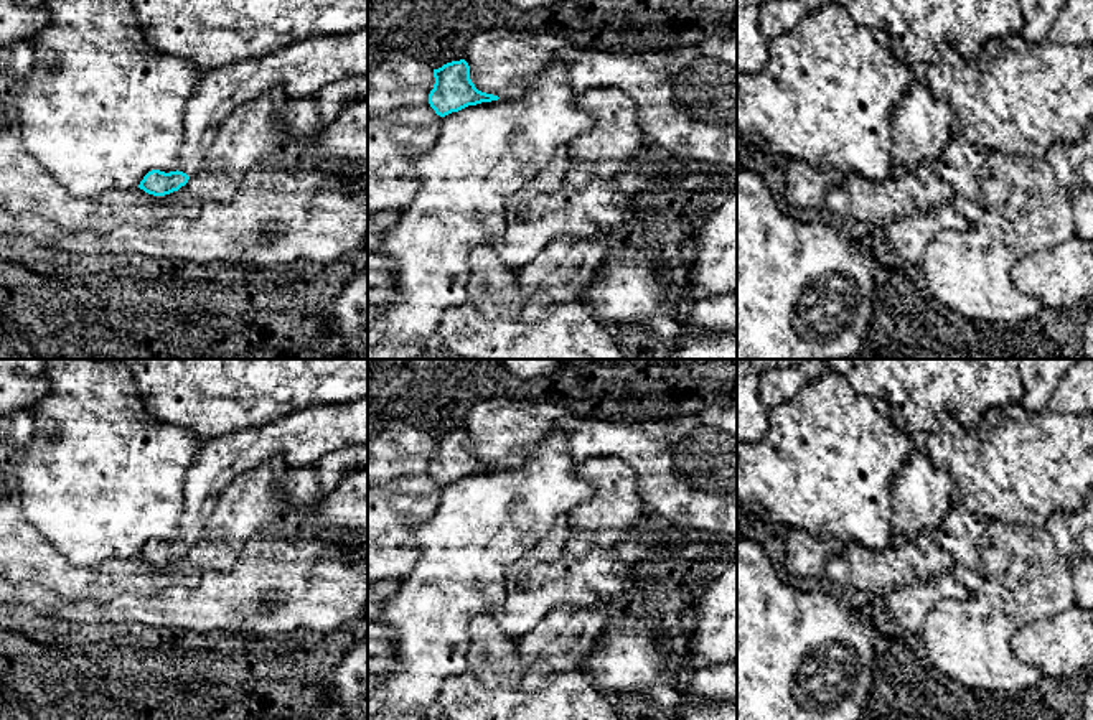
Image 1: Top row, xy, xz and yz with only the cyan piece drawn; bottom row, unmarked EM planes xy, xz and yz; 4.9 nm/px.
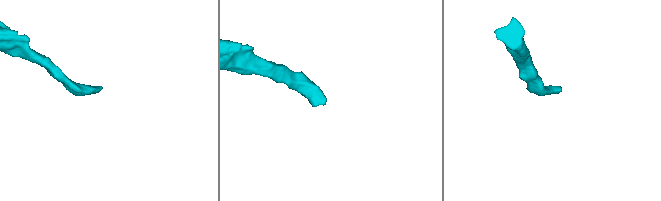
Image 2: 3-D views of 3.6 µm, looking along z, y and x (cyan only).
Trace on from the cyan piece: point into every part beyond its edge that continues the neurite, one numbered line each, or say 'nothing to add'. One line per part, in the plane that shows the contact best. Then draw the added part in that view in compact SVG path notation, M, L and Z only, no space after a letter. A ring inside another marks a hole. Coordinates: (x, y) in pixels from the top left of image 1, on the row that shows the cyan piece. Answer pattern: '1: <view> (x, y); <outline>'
1: xy (300, 70); M368 30L333 36L313 36L288 44L262 58L249 58L204 72L193 91L183 117L183 142L178 152L178 171L193 176L211 148L221 124L239 105L280 87L290 99L307 99L333 81L368 74Z

